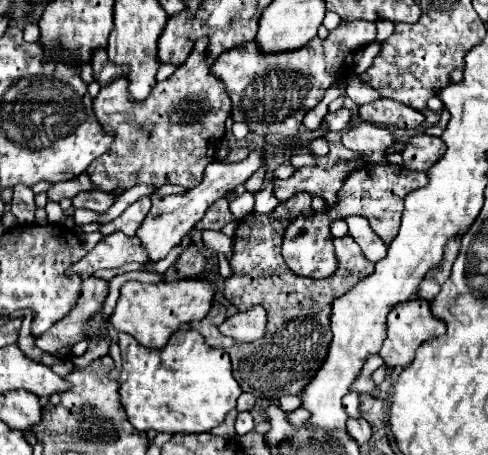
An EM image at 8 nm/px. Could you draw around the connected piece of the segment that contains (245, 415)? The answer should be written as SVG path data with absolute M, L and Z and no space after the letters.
M240 412L238 418L236 418L236 432L238 432L238 436L244 436L252 428L254 428L254 422L252 422L250 412Z

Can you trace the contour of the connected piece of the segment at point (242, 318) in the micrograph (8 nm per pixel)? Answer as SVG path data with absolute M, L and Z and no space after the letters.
M254 306L246 312L236 312L220 324L220 332L238 342L256 342L264 336L266 330L266 310Z

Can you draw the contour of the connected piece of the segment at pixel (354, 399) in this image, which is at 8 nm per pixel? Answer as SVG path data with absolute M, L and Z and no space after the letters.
M348 392L348 394L344 396L342 404L344 404L344 410L346 410L346 414L348 414L348 416L358 418L360 410L358 410L358 394L356 394L356 392Z

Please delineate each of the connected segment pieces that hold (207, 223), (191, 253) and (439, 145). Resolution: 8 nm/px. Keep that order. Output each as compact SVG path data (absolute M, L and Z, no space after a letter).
M220 198L208 208L204 218L196 222L196 230L222 230L230 222L236 222L236 218L228 208L228 200Z
M190 244L182 252L180 260L164 272L164 278L166 278L166 282L178 280L178 278L196 278L202 274L204 266L206 266L206 258L200 254L200 250L194 244Z
M419 132L408 138L406 148L402 150L404 168L426 172L444 156L444 152L446 152L446 144L438 136Z

